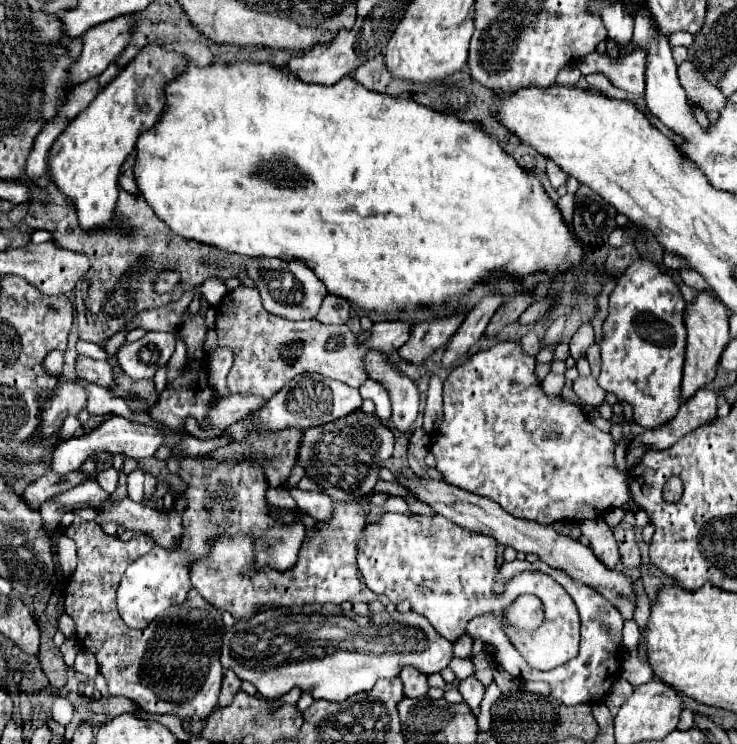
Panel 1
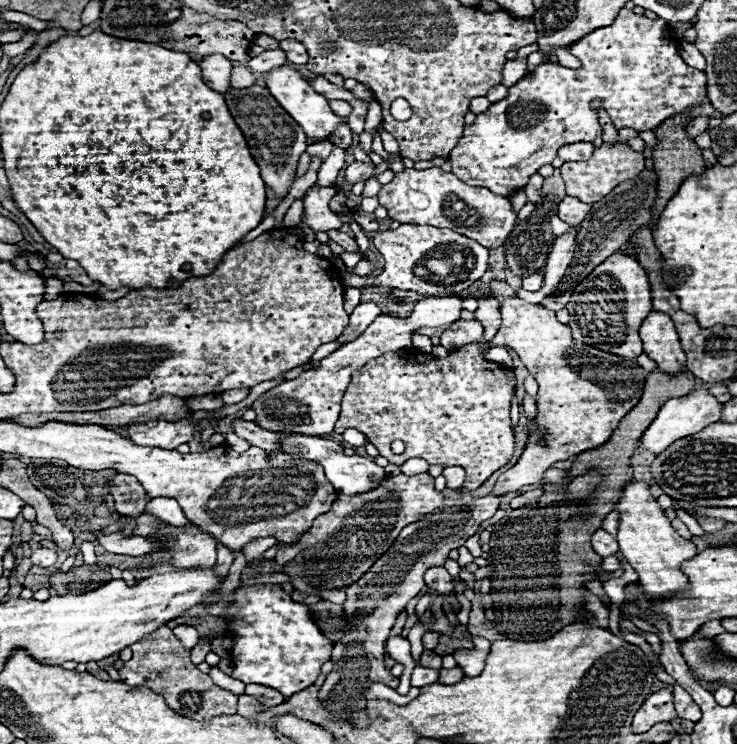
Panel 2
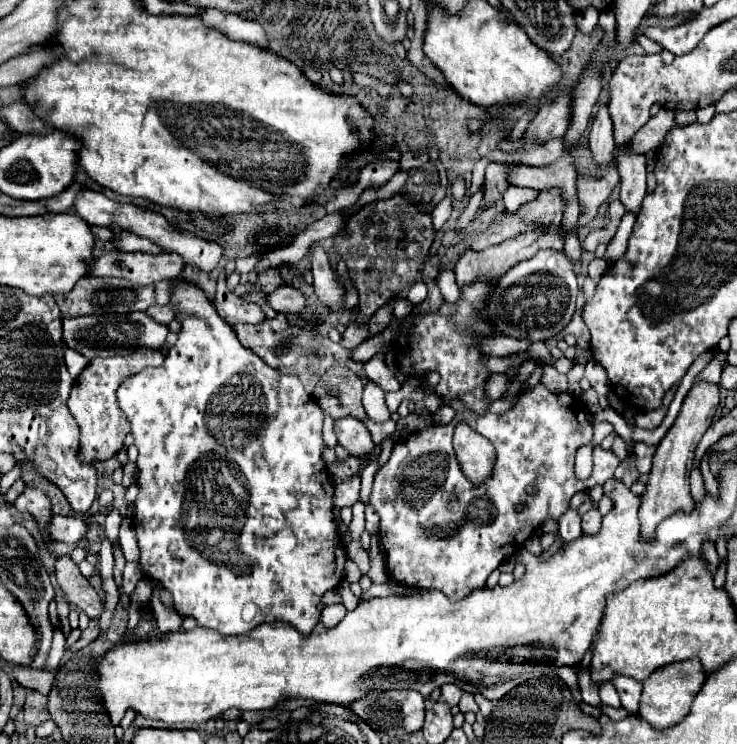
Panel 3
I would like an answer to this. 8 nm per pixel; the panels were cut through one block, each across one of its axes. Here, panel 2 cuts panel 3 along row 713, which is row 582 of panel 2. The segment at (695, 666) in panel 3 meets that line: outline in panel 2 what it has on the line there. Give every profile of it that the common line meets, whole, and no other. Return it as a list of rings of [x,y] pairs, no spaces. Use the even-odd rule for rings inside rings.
[[[644,482],[626,484],[626,490],[620,502],[616,504],[616,510],[622,514],[618,526],[620,554],[638,572],[638,584],[644,588],[644,592],[652,598],[658,598],[690,590],[688,576],[680,570],[680,564],[696,556],[698,550],[694,542],[682,538],[670,526],[670,520],[664,516],[664,510],[656,504],[656,498],[650,494],[650,486]]]

